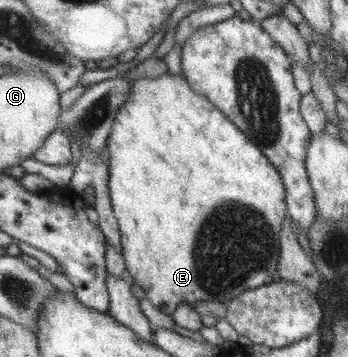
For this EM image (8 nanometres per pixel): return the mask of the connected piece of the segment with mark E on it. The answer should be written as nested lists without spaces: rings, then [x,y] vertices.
[[[167,71],[155,79],[146,77],[133,81],[129,101],[126,101],[117,112],[106,146],[110,151],[110,198],[121,234],[120,244],[126,263],[127,278],[131,284],[139,285],[145,291],[145,297],[159,311],[171,316],[182,301],[194,307],[200,301],[212,303],[220,301],[227,304],[247,289],[269,285],[276,281],[281,253],[279,236],[283,222],[289,216],[283,178],[259,146],[255,145],[235,123],[227,119],[227,116],[211,101],[193,92],[182,74],[173,75]]]

